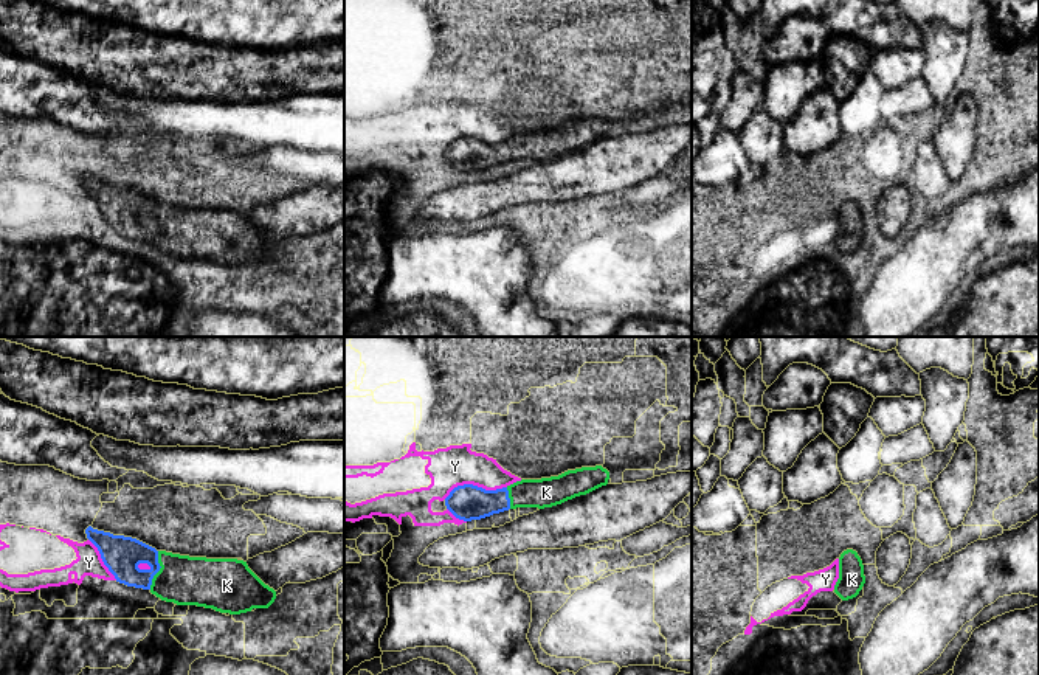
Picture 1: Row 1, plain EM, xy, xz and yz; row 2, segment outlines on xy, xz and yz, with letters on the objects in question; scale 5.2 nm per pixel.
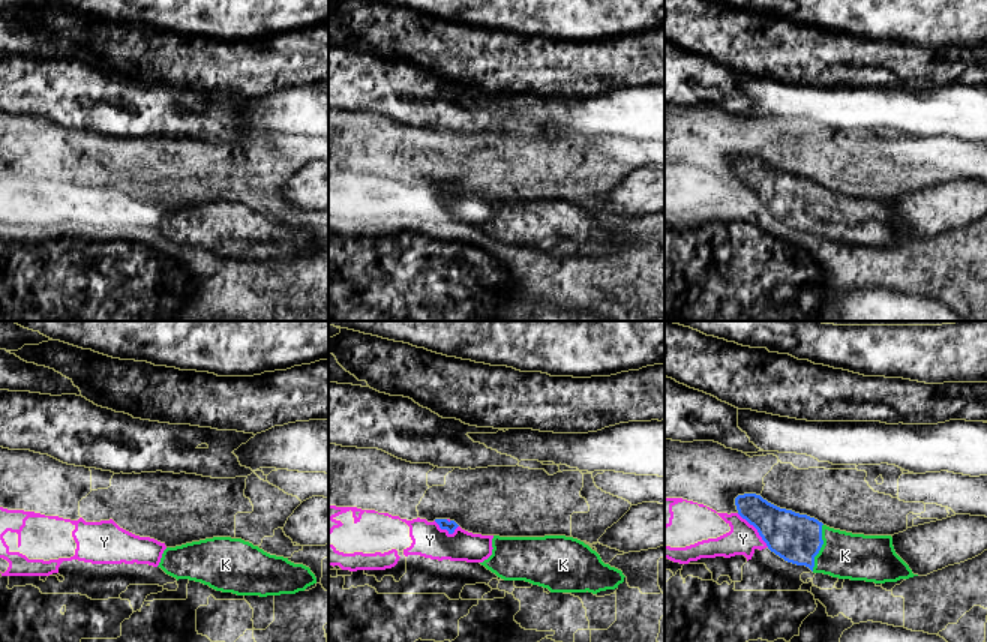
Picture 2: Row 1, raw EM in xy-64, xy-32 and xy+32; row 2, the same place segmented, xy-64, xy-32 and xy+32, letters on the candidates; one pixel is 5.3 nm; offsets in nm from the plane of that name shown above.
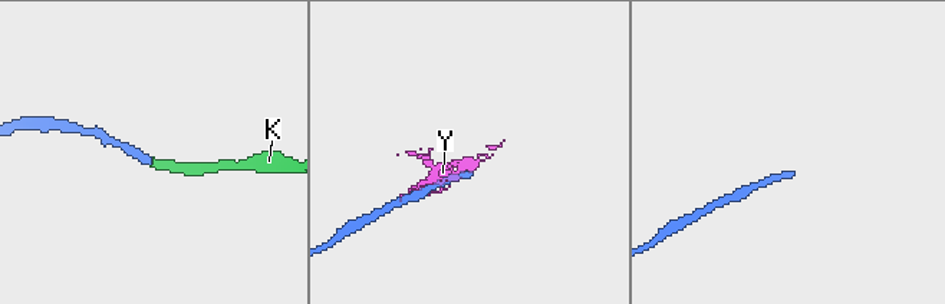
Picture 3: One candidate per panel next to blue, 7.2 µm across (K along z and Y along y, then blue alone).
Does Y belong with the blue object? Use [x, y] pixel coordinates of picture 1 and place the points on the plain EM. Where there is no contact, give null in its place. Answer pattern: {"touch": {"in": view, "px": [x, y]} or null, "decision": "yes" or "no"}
{"touch": {"in": "xz", "px": [475, 138]}, "decision": "no"}

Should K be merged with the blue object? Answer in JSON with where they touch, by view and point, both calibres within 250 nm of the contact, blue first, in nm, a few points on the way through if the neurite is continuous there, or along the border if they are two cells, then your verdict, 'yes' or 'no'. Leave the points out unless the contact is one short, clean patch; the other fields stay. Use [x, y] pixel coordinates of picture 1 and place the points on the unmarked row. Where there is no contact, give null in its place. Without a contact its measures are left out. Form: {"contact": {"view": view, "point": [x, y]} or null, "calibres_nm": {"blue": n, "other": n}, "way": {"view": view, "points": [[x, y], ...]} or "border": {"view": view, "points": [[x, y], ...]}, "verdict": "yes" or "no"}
{"contact": {"view": "xy", "point": [158, 222]}, "calibres_nm": {"blue": 190, "other": 260}, "way": {"view": "xy", "points": [[121, 207], [144, 207], [158, 222], [177, 231], [205, 235]]}, "verdict": "yes"}

